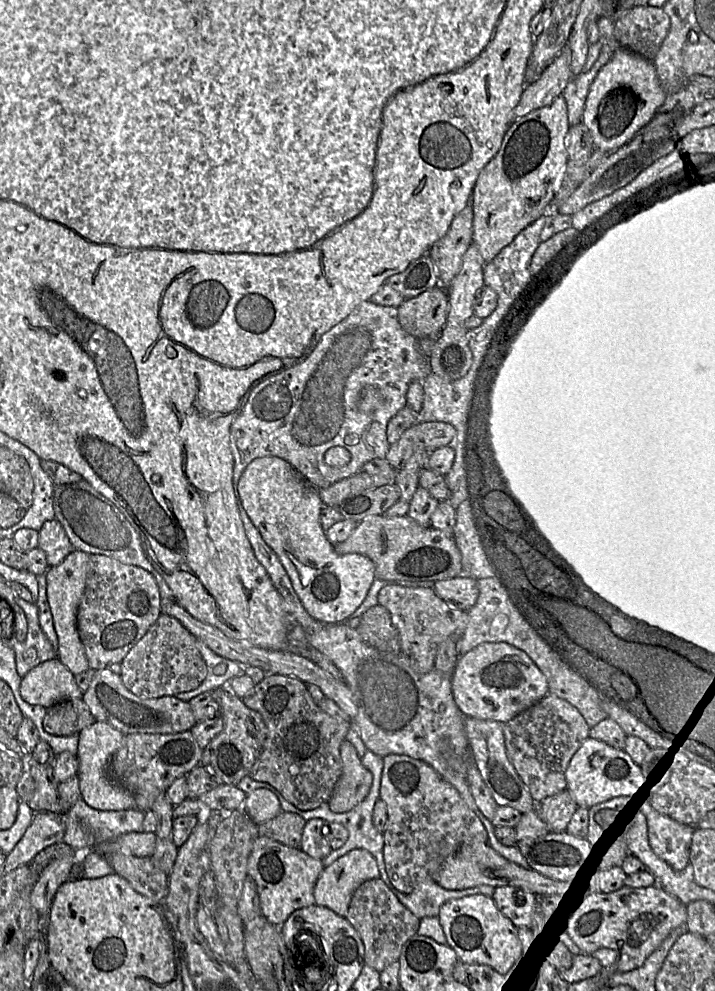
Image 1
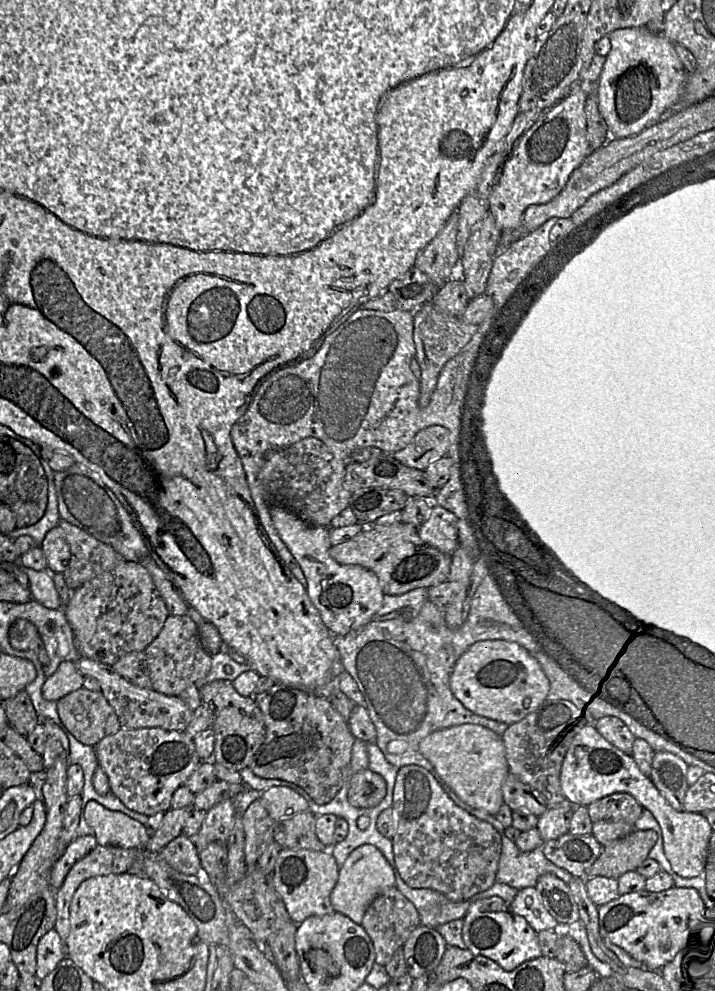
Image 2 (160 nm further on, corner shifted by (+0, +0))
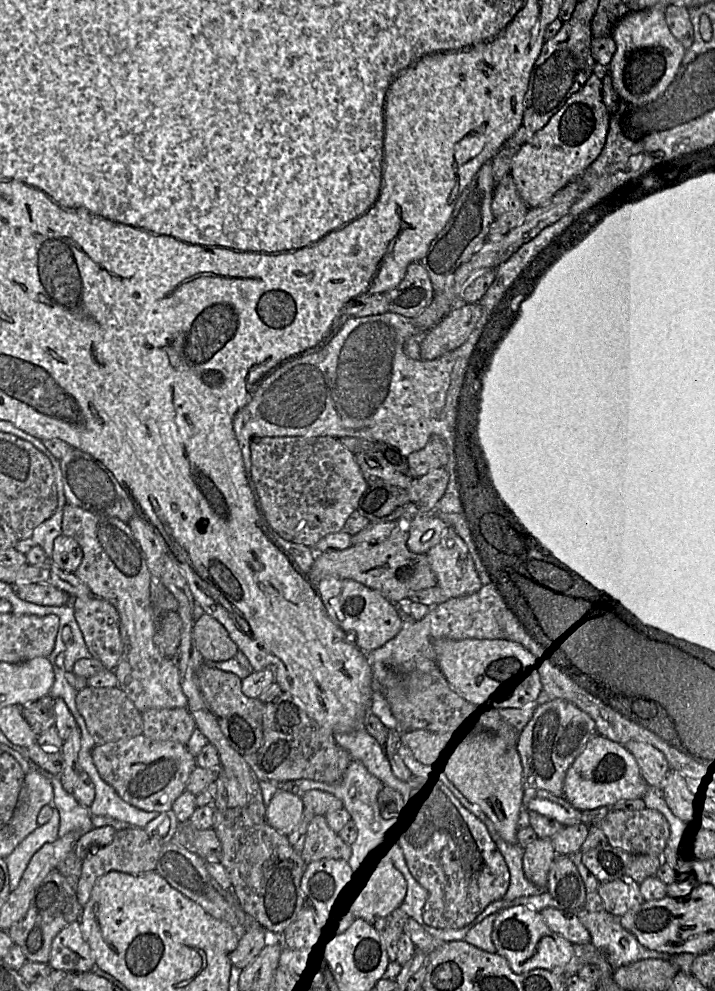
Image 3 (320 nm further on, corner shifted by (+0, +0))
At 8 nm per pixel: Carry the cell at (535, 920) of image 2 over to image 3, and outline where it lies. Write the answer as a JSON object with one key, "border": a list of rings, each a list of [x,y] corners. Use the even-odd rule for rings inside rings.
{"border":[[[545,908],[540,914],[546,925],[574,945],[591,944],[591,935],[578,915],[555,908]]]}

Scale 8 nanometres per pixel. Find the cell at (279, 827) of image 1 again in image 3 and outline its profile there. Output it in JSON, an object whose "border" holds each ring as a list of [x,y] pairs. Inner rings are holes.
{"border":[[[316,815],[309,823],[301,855],[306,864],[327,858],[348,861],[351,845],[329,827],[324,816]]]}

